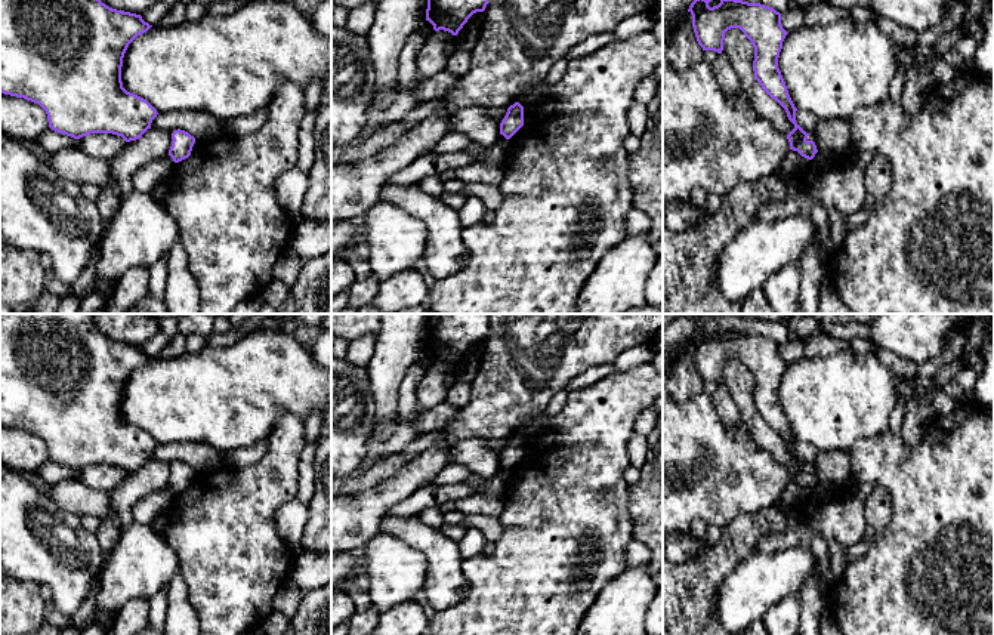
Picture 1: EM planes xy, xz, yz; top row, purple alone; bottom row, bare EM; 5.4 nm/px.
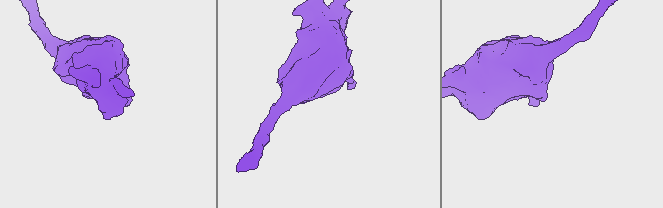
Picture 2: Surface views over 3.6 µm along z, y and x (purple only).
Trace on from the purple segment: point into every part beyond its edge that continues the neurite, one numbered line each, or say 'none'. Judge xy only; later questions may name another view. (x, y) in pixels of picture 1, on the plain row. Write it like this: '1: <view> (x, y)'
none

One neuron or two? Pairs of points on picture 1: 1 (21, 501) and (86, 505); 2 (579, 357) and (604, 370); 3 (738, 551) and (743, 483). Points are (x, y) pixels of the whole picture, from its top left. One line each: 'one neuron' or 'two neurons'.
1: two neurons
2: two neurons
3: two neurons

